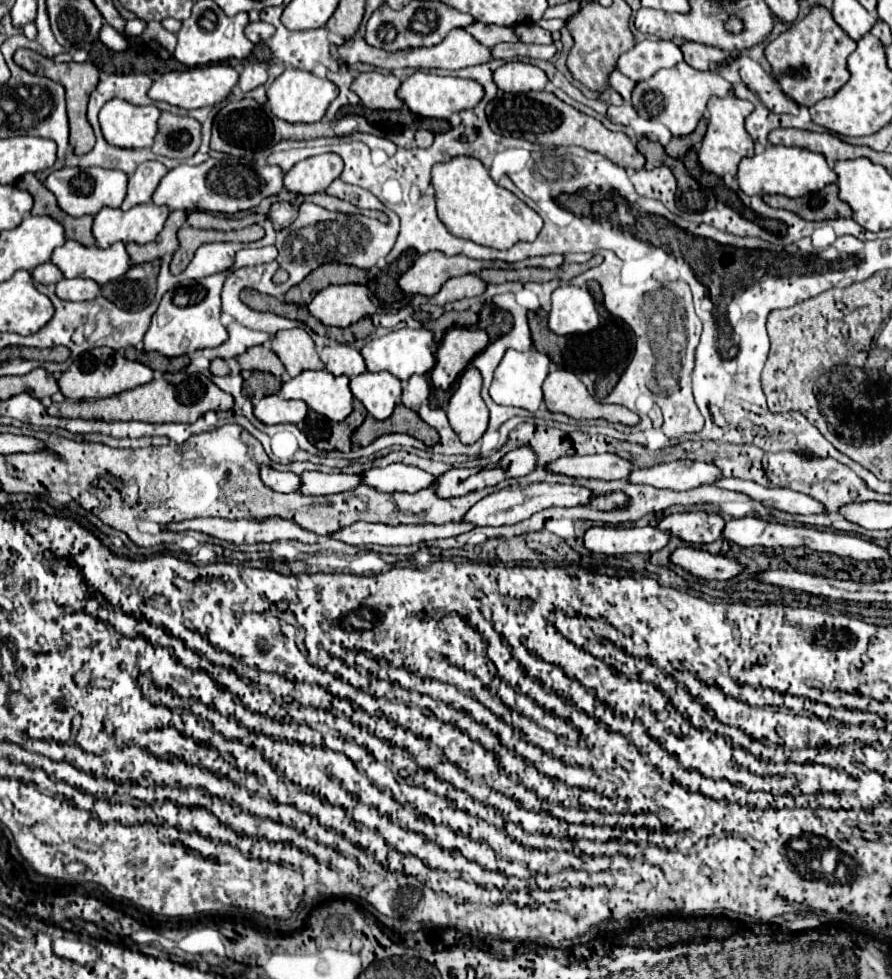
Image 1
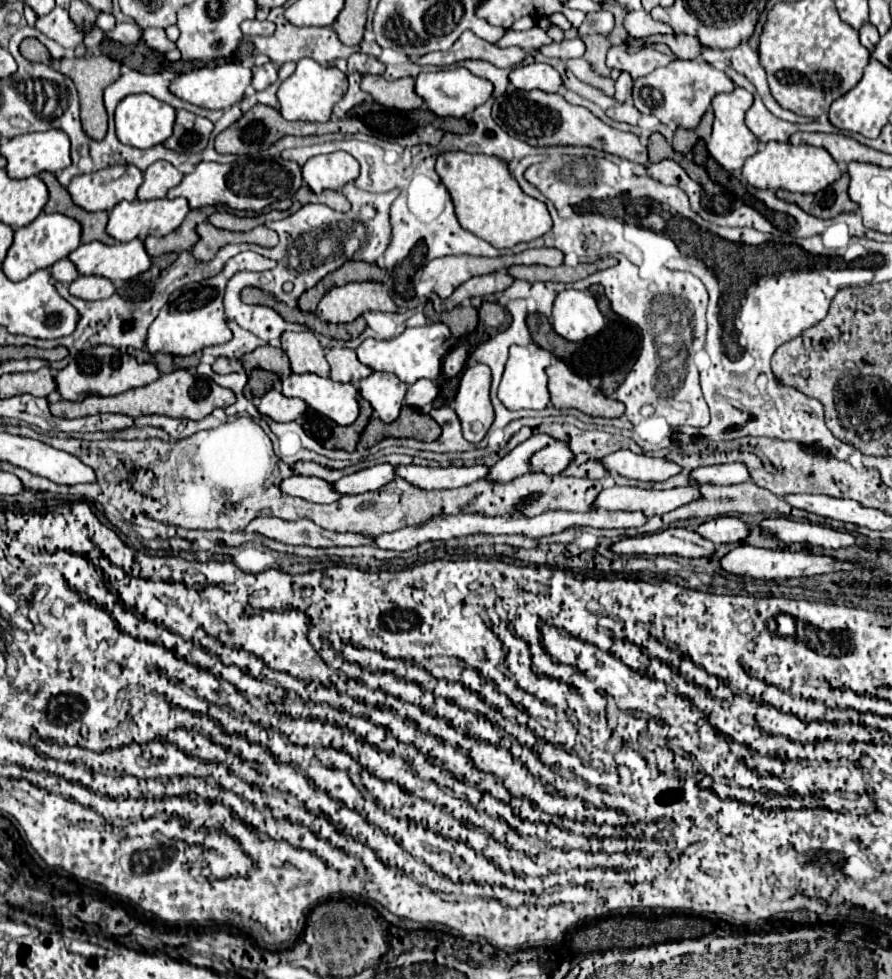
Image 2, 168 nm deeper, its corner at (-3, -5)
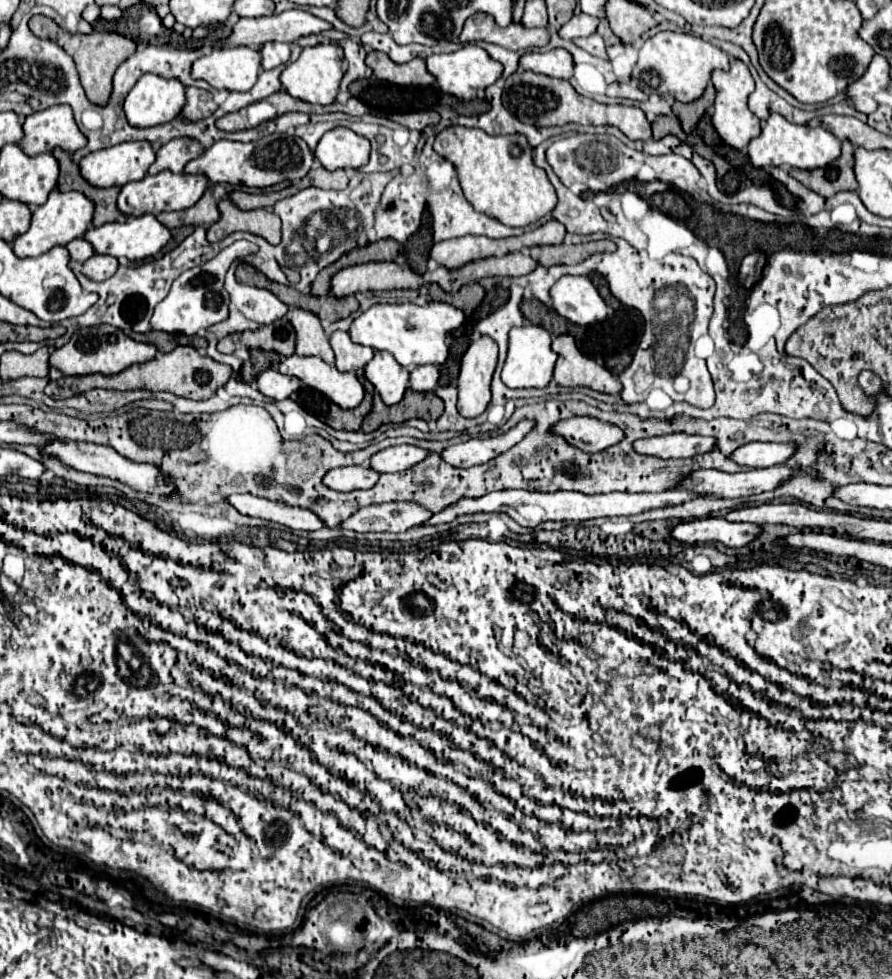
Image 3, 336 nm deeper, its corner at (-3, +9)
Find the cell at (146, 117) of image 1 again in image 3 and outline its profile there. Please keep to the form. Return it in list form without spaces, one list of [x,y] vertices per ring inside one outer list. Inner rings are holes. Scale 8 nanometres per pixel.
[[[143,74],[125,98],[125,114],[131,126],[147,128],[171,122],[185,106],[185,86],[177,78]]]

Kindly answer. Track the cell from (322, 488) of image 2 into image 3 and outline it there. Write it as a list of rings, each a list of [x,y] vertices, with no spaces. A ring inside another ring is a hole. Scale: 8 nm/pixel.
[[[367,464],[361,466],[347,466],[347,468],[333,468],[325,474],[323,482],[331,490],[351,492],[351,490],[367,490],[377,484],[381,474],[373,472]]]

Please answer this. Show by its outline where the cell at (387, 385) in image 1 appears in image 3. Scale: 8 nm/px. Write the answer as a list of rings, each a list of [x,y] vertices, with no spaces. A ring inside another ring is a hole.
[[[377,350],[375,358],[365,366],[365,376],[387,406],[397,404],[409,388],[409,370],[401,366],[389,352]]]

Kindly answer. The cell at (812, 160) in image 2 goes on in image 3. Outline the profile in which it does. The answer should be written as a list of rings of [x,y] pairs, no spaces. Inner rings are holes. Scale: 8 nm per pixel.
[[[771,114],[765,124],[761,136],[749,142],[749,158],[753,166],[795,166],[803,170],[815,170],[831,164],[841,154],[841,140],[837,140],[825,128],[811,128],[807,124],[787,122],[781,114]]]

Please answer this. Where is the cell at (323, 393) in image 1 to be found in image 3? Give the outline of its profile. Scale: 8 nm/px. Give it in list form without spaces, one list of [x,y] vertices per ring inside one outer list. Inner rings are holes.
[[[287,356],[279,364],[281,374],[297,376],[307,386],[323,392],[341,408],[355,408],[363,400],[363,386],[355,372],[339,372],[317,356]]]

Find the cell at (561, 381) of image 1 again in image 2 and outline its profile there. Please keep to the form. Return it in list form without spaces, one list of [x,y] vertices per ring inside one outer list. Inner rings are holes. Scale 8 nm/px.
[[[553,360],[547,368],[549,374],[549,394],[551,402],[559,410],[579,410],[589,416],[619,418],[625,414],[625,404],[611,400],[593,388],[585,378],[573,374],[561,360]]]

